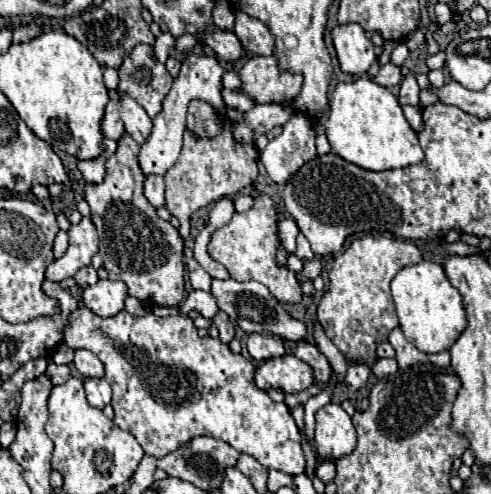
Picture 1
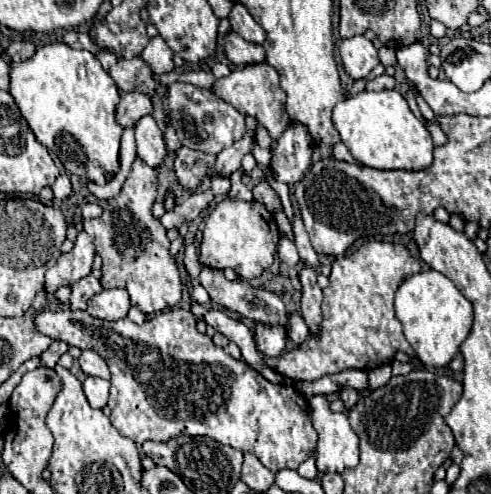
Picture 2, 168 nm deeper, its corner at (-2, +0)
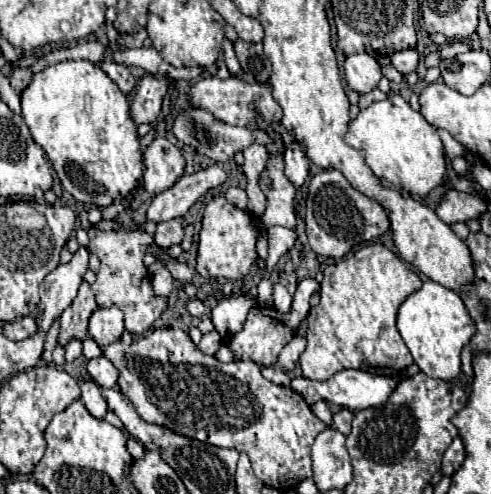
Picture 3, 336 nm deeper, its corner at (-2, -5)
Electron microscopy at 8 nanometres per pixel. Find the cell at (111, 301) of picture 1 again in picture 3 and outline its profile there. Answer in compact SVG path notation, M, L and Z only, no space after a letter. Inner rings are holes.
M119 306L97 308L89 320L89 336L97 344L111 344L121 338L123 332L123 312Z

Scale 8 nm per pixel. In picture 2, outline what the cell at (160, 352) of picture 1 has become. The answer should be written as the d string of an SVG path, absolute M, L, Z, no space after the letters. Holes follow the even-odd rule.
M173 307L153 315L143 325L135 325L127 317L107 323L91 317L87 311L59 309L37 313L33 325L41 335L63 339L79 349L97 351L107 361L111 369L111 423L121 435L135 443L143 443L147 439L167 441L179 435L205 435L221 441L223 445L253 453L273 473L281 469L297 469L317 447L317 431L311 423L307 397L297 387L267 381L249 363L233 359L221 347L213 345L207 335L201 335L195 329L195 317L191 311ZM169 409L175 409L175 417L167 415Z

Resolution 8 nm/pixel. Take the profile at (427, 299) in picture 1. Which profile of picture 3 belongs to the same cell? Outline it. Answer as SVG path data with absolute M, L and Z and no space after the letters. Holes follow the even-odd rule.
M427 280L419 290L403 300L397 312L397 328L401 332L403 342L407 344L415 364L431 378L451 380L461 372L461 348L475 334L475 324L463 304L463 300L443 288L441 284Z

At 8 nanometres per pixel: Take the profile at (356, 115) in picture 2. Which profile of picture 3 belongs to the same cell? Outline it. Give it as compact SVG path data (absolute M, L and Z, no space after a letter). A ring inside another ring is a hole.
M391 94L387 100L361 110L357 118L349 122L345 140L351 148L363 152L365 162L375 176L381 176L411 194L427 196L447 178L441 138L435 128L399 94Z

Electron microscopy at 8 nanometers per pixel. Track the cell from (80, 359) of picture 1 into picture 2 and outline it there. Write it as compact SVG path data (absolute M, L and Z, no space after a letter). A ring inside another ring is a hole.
M85 349L79 357L79 363L81 363L81 369L83 369L85 375L95 375L95 377L109 379L109 367L99 353L95 353L91 349Z

